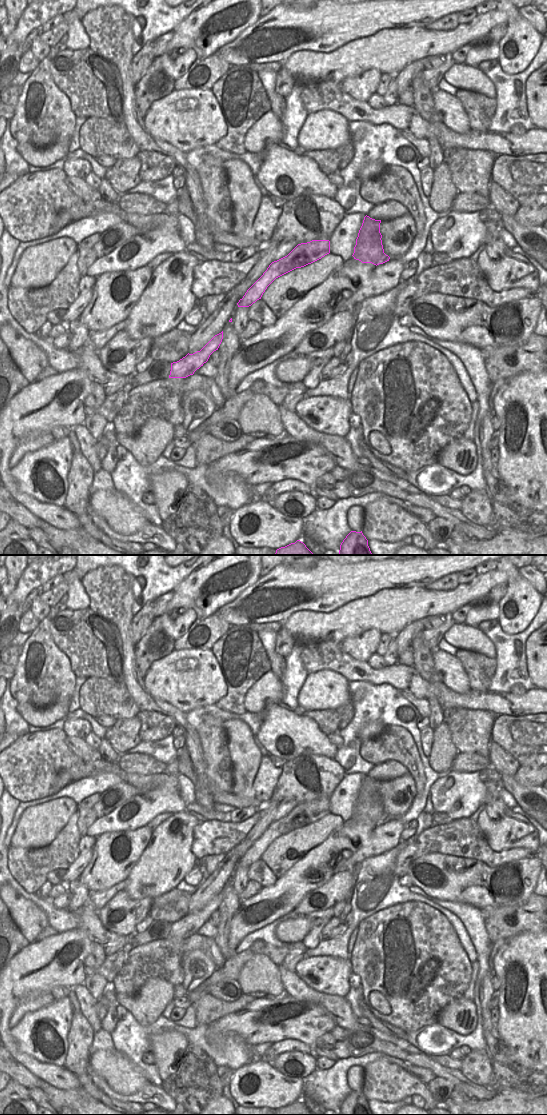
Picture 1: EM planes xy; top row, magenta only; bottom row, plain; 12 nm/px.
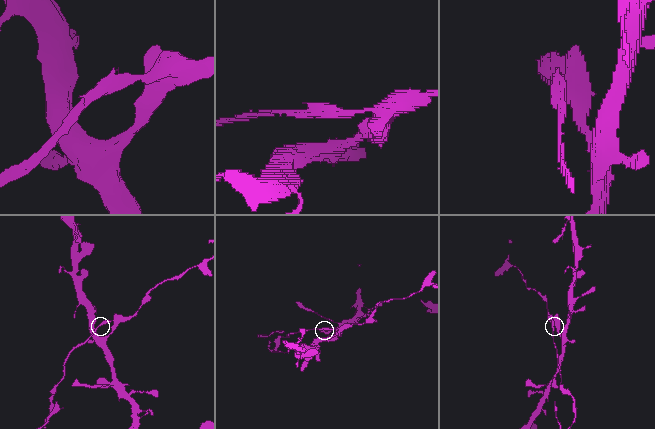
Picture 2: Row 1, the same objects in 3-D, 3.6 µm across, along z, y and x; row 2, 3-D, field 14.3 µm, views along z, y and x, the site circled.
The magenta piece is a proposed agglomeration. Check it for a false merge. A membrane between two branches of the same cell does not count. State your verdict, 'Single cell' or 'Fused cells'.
Fused cells.

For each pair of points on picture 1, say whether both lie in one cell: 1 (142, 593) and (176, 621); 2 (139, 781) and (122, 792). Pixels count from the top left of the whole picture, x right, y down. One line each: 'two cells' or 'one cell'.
1: two cells
2: two cells

